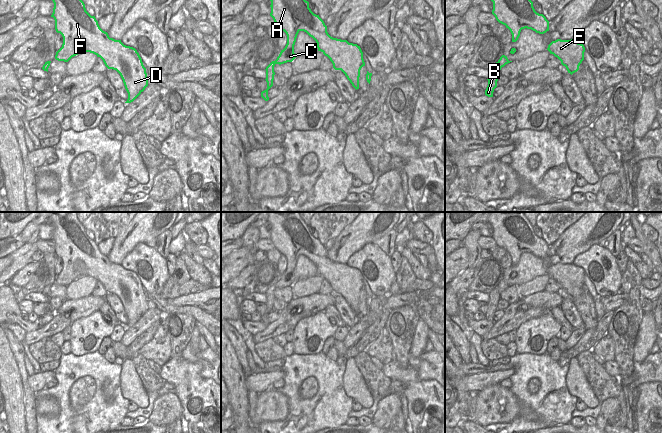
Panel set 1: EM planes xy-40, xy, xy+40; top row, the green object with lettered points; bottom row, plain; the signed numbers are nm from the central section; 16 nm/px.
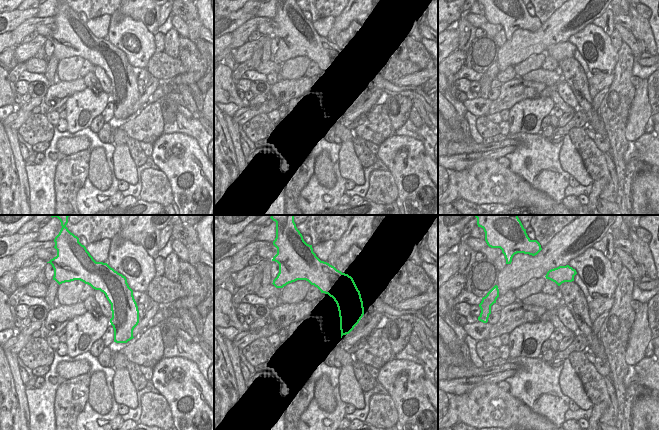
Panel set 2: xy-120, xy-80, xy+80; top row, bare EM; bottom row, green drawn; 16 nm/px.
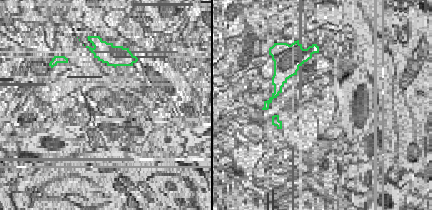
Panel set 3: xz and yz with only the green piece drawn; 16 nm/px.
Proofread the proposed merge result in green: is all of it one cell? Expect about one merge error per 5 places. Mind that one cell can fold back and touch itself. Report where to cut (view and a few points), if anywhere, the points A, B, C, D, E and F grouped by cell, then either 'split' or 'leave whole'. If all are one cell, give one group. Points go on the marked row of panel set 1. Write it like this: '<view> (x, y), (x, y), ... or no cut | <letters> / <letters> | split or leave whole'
no cut | A B C D E F | leave whole

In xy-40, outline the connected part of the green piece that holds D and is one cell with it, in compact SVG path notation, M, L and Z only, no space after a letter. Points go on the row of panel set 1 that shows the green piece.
M52 0L54 3L51 17L55 20L55 30L63 37L62 47L56 52L55 59L68 62L72 57L90 52L100 57L108 69L116 70L124 83L128 93L125 103L133 102L148 86L146 68L142 59L133 47L124 45L121 40L110 38L108 33L103 31L95 16L91 16L85 8L82 0Z

